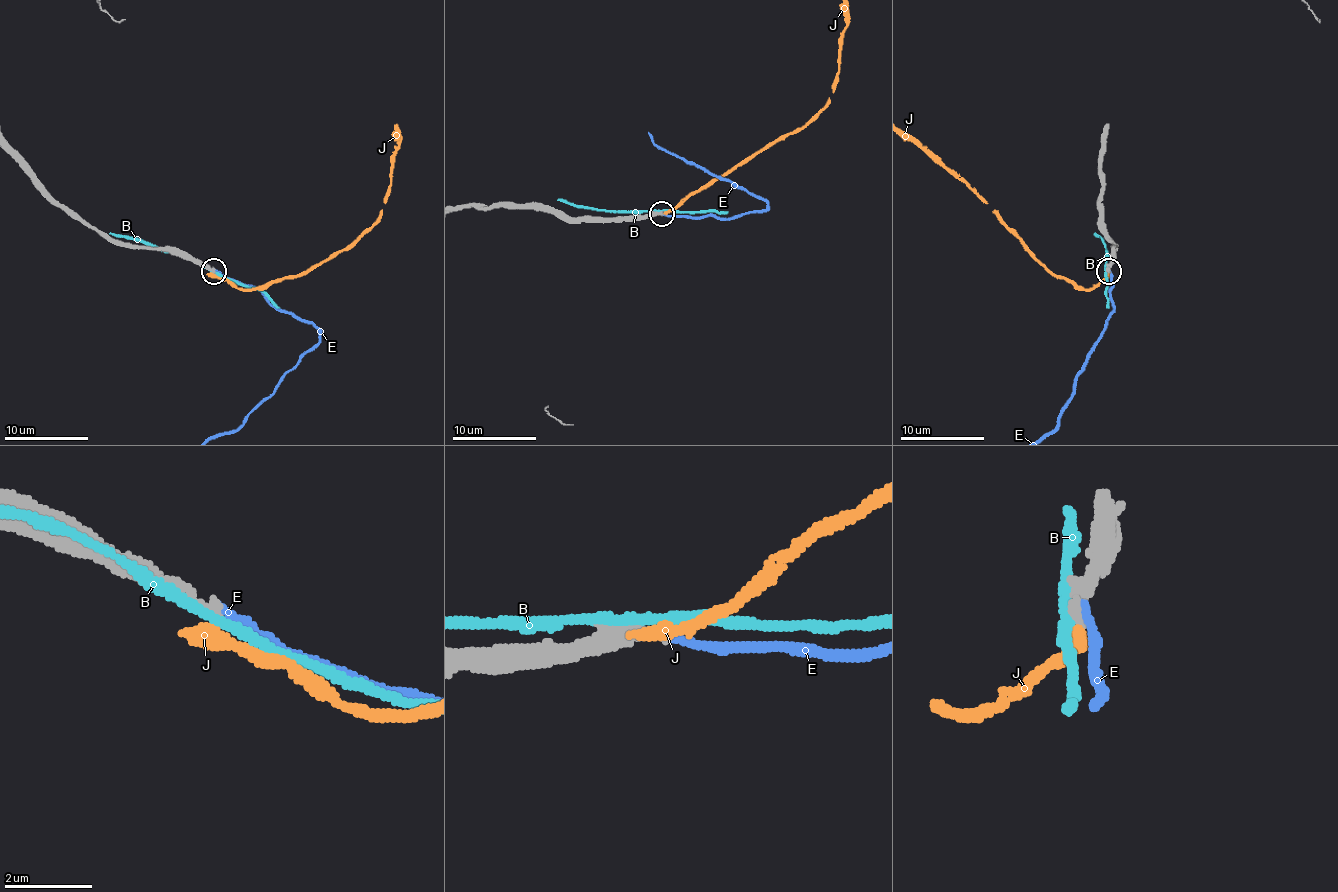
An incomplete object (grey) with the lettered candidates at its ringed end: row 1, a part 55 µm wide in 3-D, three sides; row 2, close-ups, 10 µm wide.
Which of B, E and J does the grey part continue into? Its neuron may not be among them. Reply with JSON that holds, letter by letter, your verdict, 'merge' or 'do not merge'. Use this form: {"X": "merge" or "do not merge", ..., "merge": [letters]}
{"B": "do not merge", "E": "do not merge", "J": "do not merge", "merge": []}

